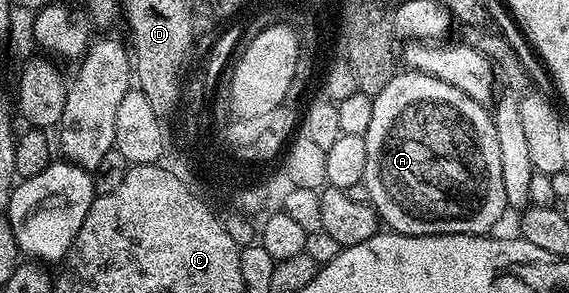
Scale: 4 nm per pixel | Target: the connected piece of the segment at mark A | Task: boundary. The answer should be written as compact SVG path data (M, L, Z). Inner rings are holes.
M404 69L402 72L396 73L389 84L382 89L381 94L374 97L375 103L373 104L373 120L369 120L369 128L366 132L367 151L369 156L365 159L365 176L363 183L369 188L369 196L371 197L370 203L374 206L375 211L379 213L382 225L390 228L396 234L482 234L486 235L499 222L499 217L509 210L507 205L507 197L505 196L505 180L503 179L503 165L501 164L501 144L497 140L497 132L495 131L495 119L489 113L488 107L477 104L477 100L469 100L469 96L465 96L465 92L461 92L461 88L457 88L453 84L445 84L445 80L439 80L437 76L429 74L422 74L416 70Z

